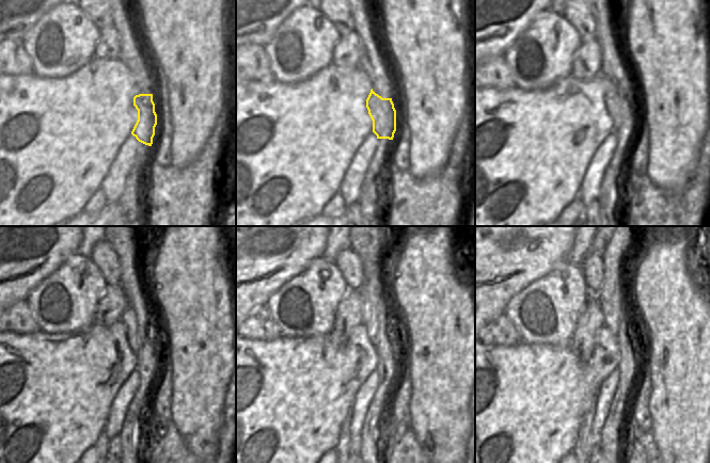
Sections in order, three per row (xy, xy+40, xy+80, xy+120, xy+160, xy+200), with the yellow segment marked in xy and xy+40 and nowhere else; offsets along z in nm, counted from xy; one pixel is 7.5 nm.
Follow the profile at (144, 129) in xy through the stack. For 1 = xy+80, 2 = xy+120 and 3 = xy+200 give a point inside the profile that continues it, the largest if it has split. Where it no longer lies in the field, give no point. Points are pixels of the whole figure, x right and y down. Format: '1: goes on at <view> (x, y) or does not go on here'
1: goes on at xy+80 (619, 107)
2: goes on at xy+120 (138, 334)
3: goes on at xy+200 (611, 296)

